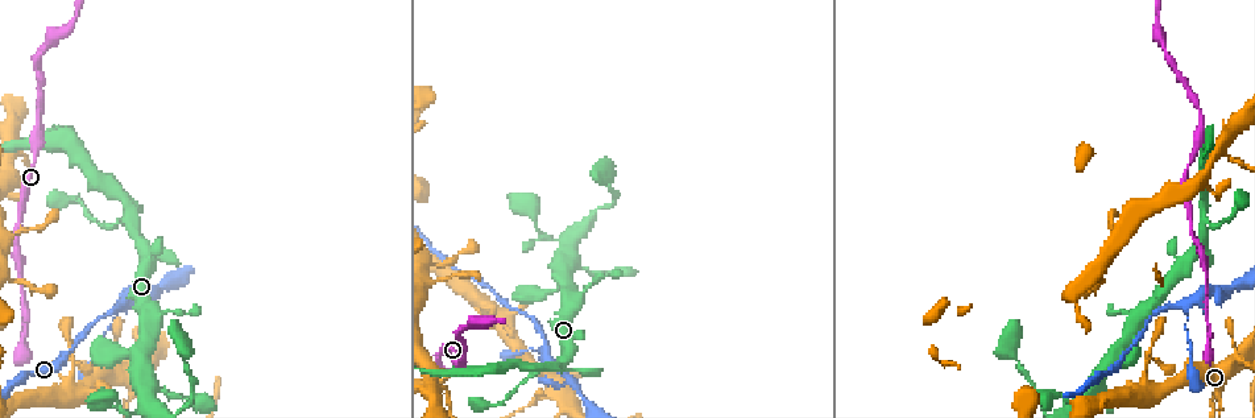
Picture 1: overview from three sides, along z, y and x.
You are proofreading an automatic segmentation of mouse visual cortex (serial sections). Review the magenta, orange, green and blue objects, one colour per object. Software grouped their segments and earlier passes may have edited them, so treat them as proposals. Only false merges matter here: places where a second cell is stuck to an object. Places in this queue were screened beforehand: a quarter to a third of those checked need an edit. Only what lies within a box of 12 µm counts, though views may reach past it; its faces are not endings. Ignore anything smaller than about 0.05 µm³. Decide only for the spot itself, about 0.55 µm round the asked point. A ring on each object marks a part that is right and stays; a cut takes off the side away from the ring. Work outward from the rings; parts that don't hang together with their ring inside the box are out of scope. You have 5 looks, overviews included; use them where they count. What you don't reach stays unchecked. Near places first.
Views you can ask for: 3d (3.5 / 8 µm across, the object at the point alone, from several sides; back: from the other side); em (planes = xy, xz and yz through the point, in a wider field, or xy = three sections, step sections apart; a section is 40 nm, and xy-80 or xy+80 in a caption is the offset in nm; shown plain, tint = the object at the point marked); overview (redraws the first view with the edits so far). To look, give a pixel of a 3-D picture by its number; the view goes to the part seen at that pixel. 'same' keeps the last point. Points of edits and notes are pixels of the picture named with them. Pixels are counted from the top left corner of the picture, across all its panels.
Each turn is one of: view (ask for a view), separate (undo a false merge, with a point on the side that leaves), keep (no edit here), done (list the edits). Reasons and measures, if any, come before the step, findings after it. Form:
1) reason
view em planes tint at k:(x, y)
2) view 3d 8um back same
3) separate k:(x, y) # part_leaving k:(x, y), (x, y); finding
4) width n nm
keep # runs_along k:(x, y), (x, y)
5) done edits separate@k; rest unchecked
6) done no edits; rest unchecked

thin arm on a thick one
view 3d 8um back at 1:(89, 394)

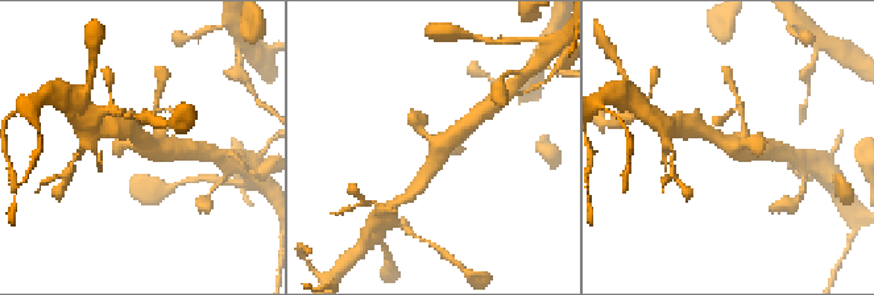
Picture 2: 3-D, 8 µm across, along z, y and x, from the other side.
need the tissue
view em xy step 1 tint at 2:(735, 147)

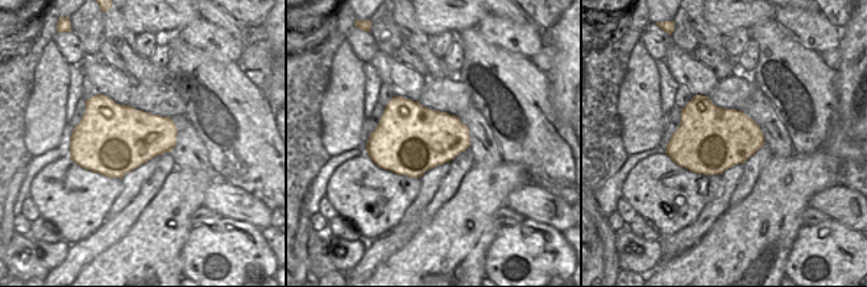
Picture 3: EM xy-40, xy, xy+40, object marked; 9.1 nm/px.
keep # all the same cell

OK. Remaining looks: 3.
arms part here
view 3d 3.5um at 1:(547, 347)

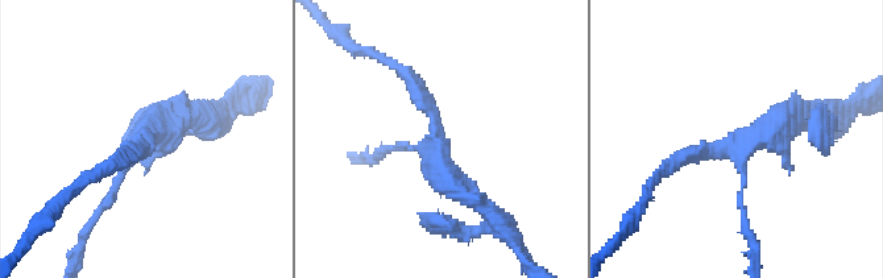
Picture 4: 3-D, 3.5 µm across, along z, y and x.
arms 3; arm_widths 100, 200, 300 nm; need the tissue
view em xy step 1 plain at 4:(436, 143)

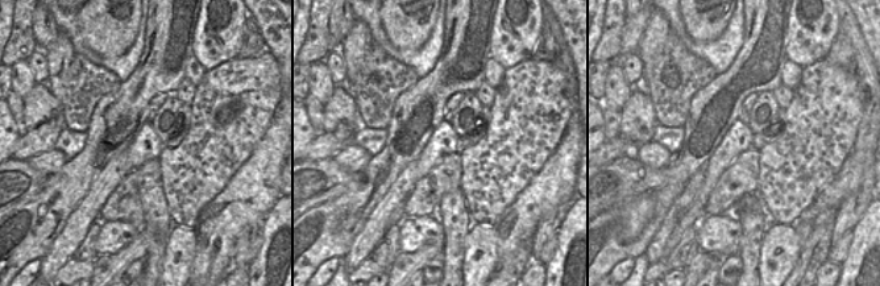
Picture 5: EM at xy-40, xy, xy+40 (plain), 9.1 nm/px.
view em xy step 1 tint same

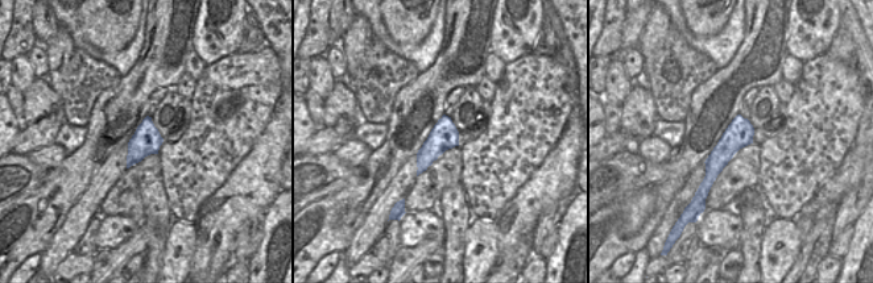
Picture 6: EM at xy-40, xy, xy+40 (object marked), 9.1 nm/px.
keep # runs_along 6:(744, 121), (706, 184); continuous, no second cell

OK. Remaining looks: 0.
done no edits; rest unchecked

